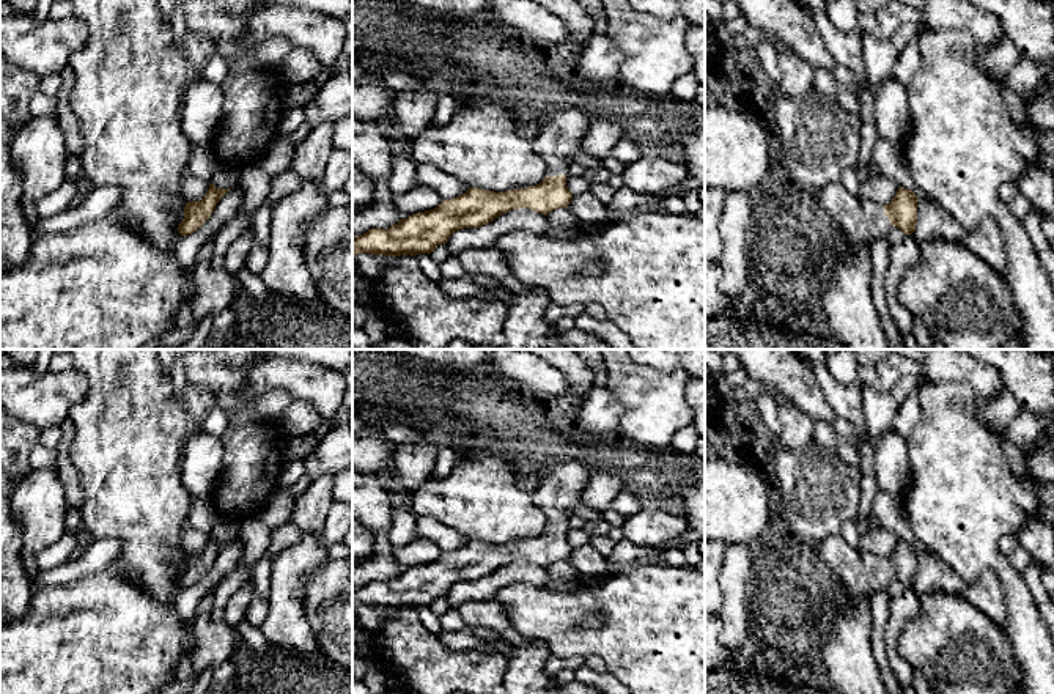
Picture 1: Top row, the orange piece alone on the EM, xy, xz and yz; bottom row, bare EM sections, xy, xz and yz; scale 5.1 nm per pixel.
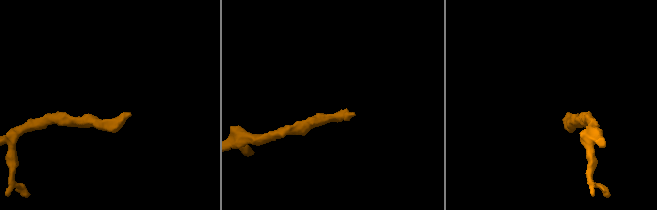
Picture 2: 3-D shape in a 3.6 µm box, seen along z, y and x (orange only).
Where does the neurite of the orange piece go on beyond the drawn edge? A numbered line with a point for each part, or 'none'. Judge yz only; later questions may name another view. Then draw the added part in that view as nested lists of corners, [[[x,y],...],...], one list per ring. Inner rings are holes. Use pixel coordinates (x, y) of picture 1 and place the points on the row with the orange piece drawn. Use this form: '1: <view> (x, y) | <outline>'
1: yz (862, 222) | [[[842,183],[807,190],[813,201],[840,225],[849,244],[864,245],[889,233],[890,222],[883,205],[849,194]]]

